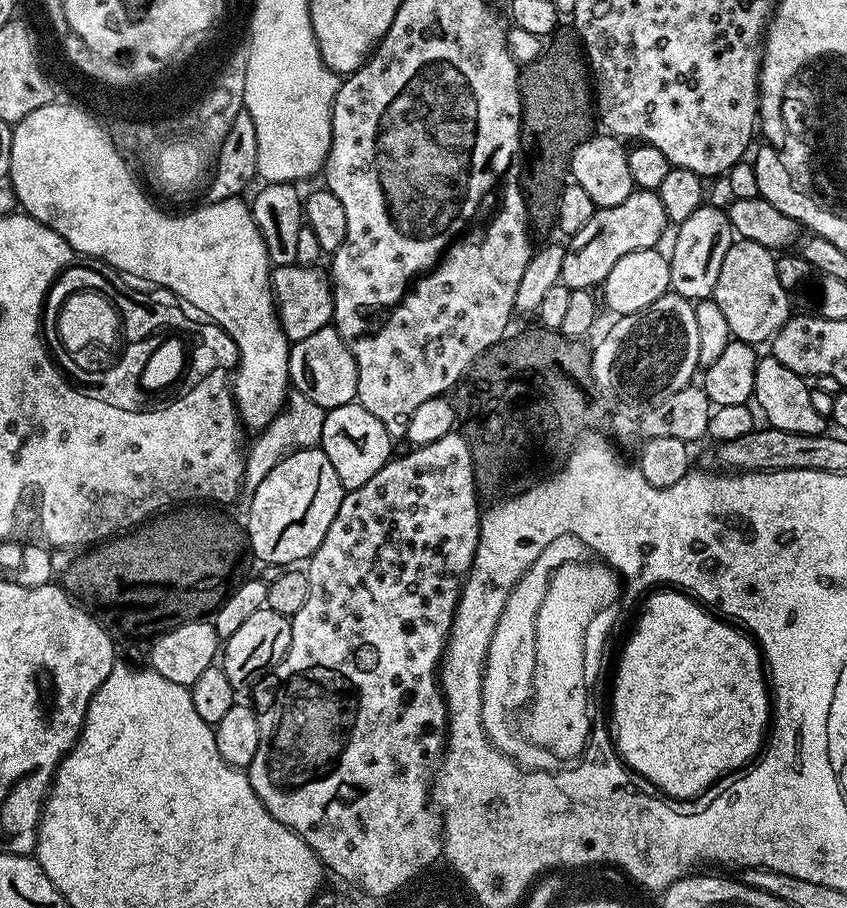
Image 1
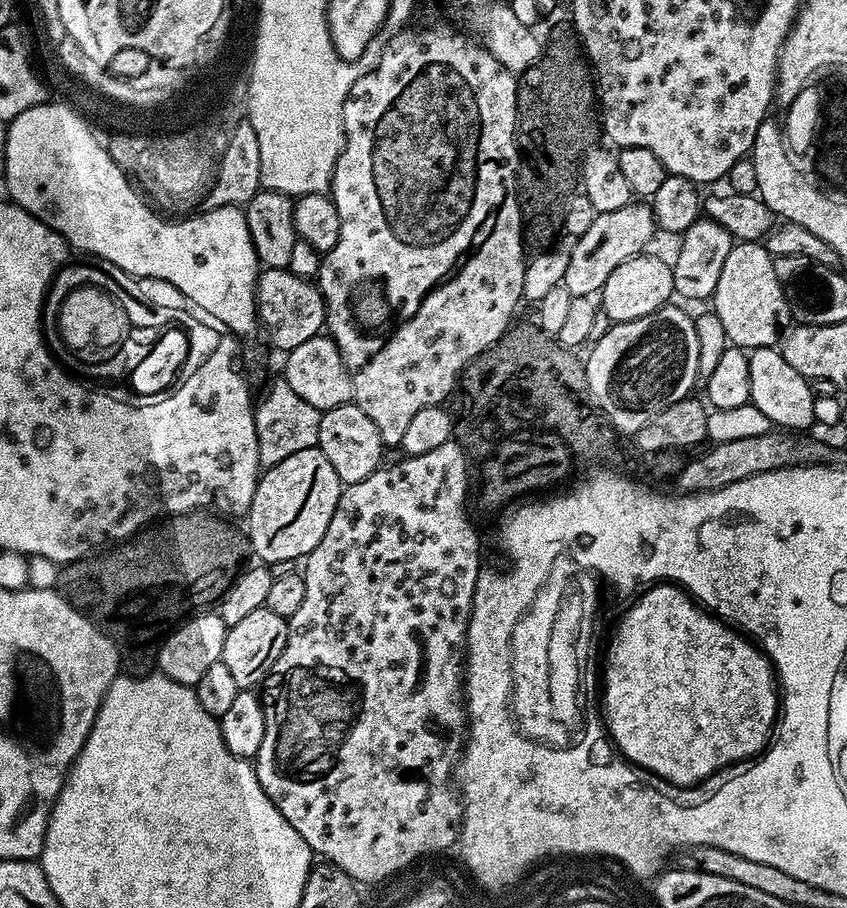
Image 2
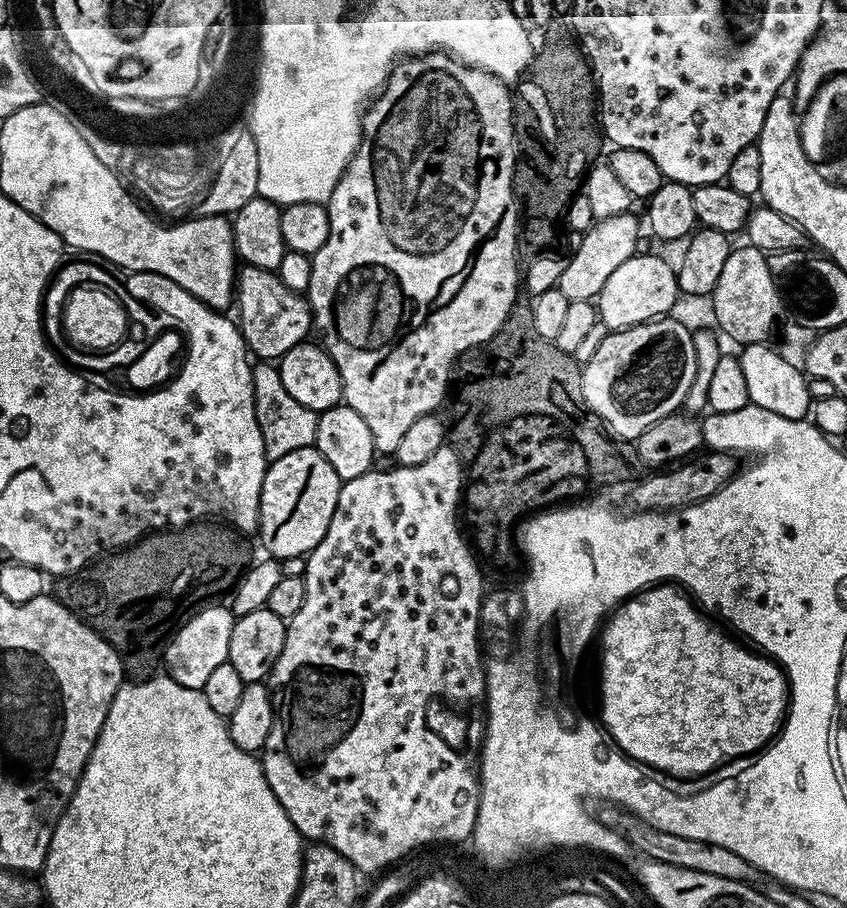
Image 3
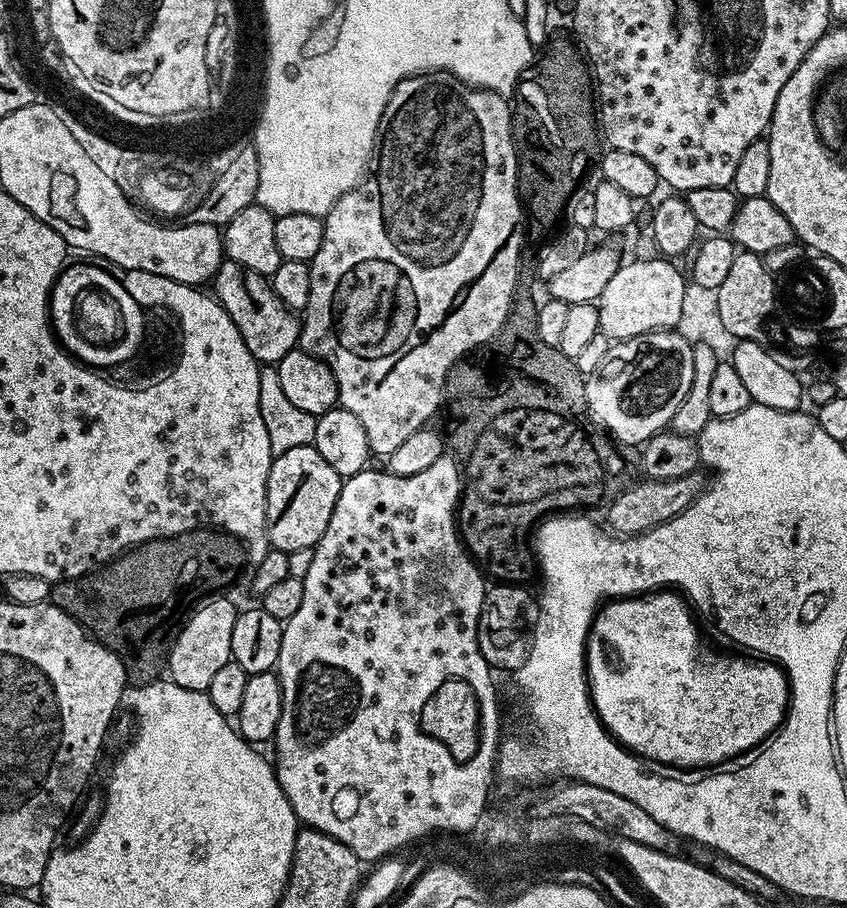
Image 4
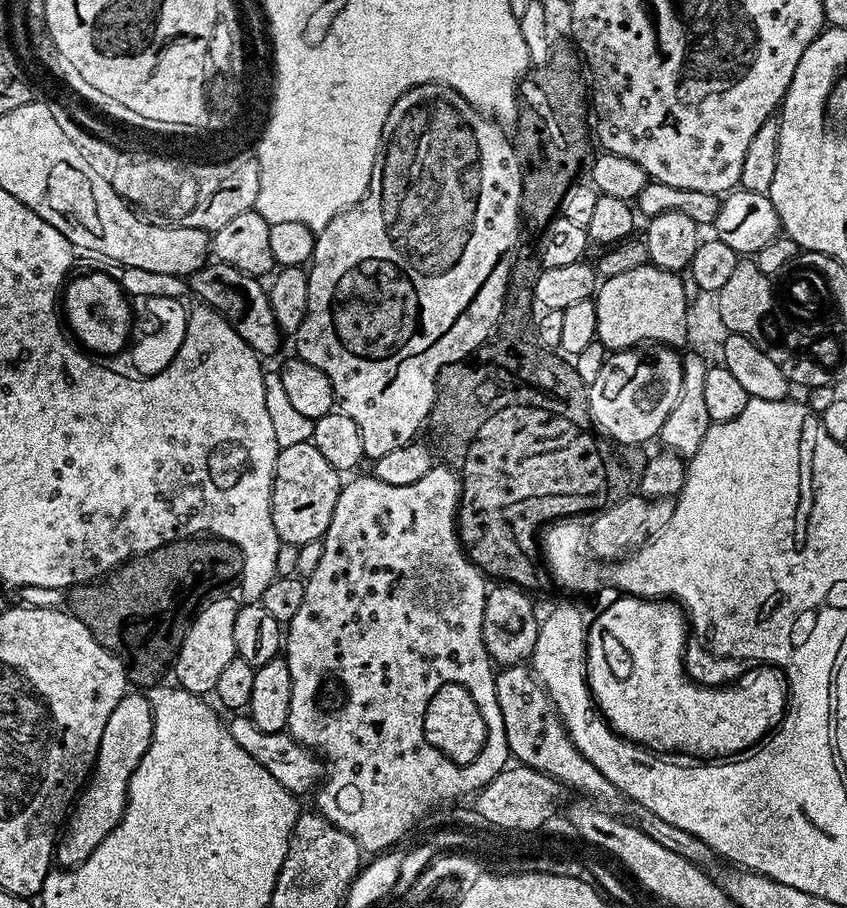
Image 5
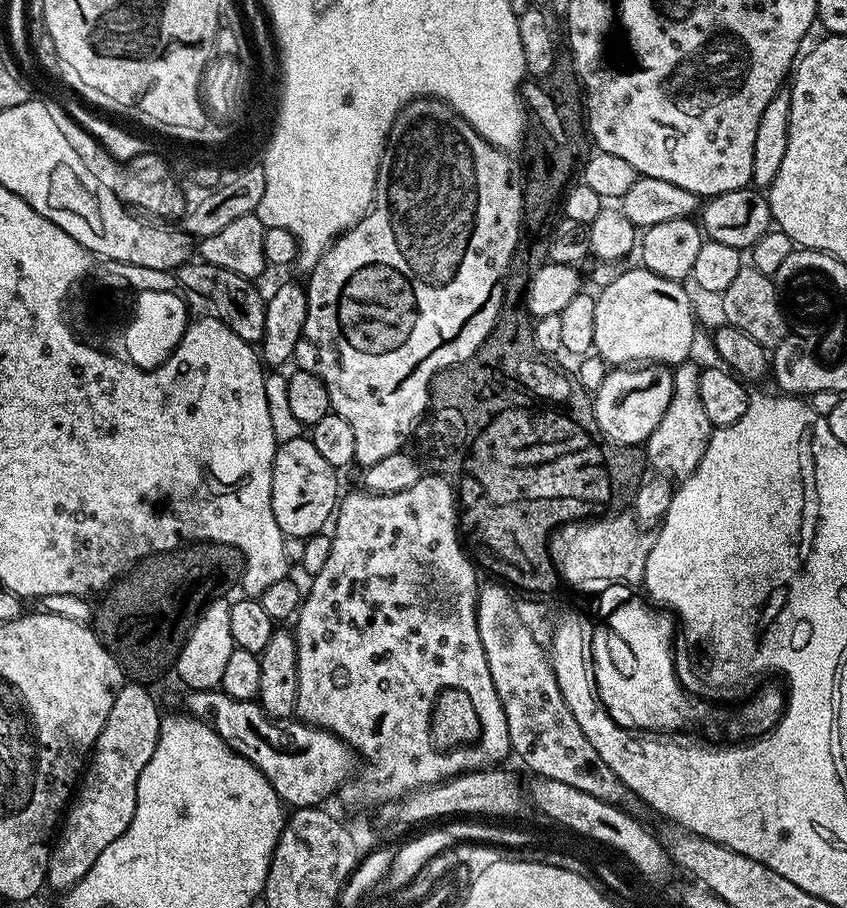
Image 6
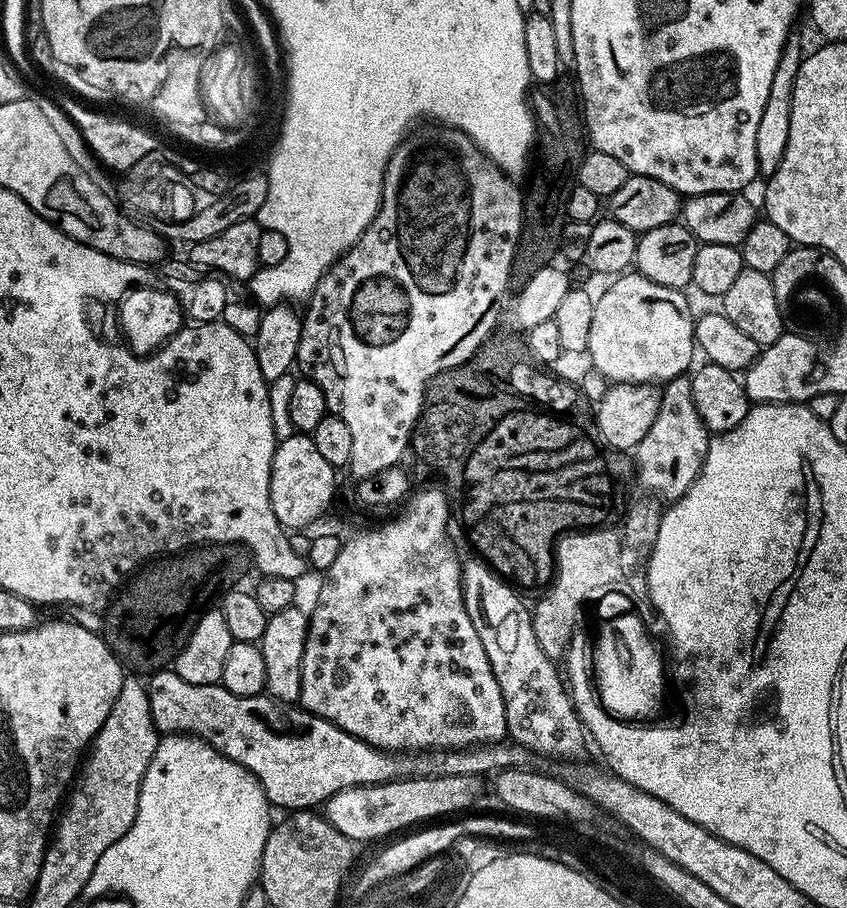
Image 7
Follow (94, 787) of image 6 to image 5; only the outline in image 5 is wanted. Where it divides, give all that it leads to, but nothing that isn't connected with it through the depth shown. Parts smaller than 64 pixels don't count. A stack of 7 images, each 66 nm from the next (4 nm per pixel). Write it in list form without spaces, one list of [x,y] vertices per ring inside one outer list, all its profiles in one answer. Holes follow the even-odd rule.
[[[140,690],[125,692],[122,702],[114,706],[106,721],[106,730],[102,730],[102,742],[98,746],[92,774],[76,797],[74,807],[67,817],[66,827],[59,837],[54,853],[55,863],[59,867],[71,870],[86,862],[86,858],[90,858],[90,854],[98,850],[102,838],[106,838],[110,830],[118,826],[128,805],[130,778],[134,770],[138,770],[138,762],[142,762],[150,746],[153,730],[152,703],[148,701],[147,695]]]

